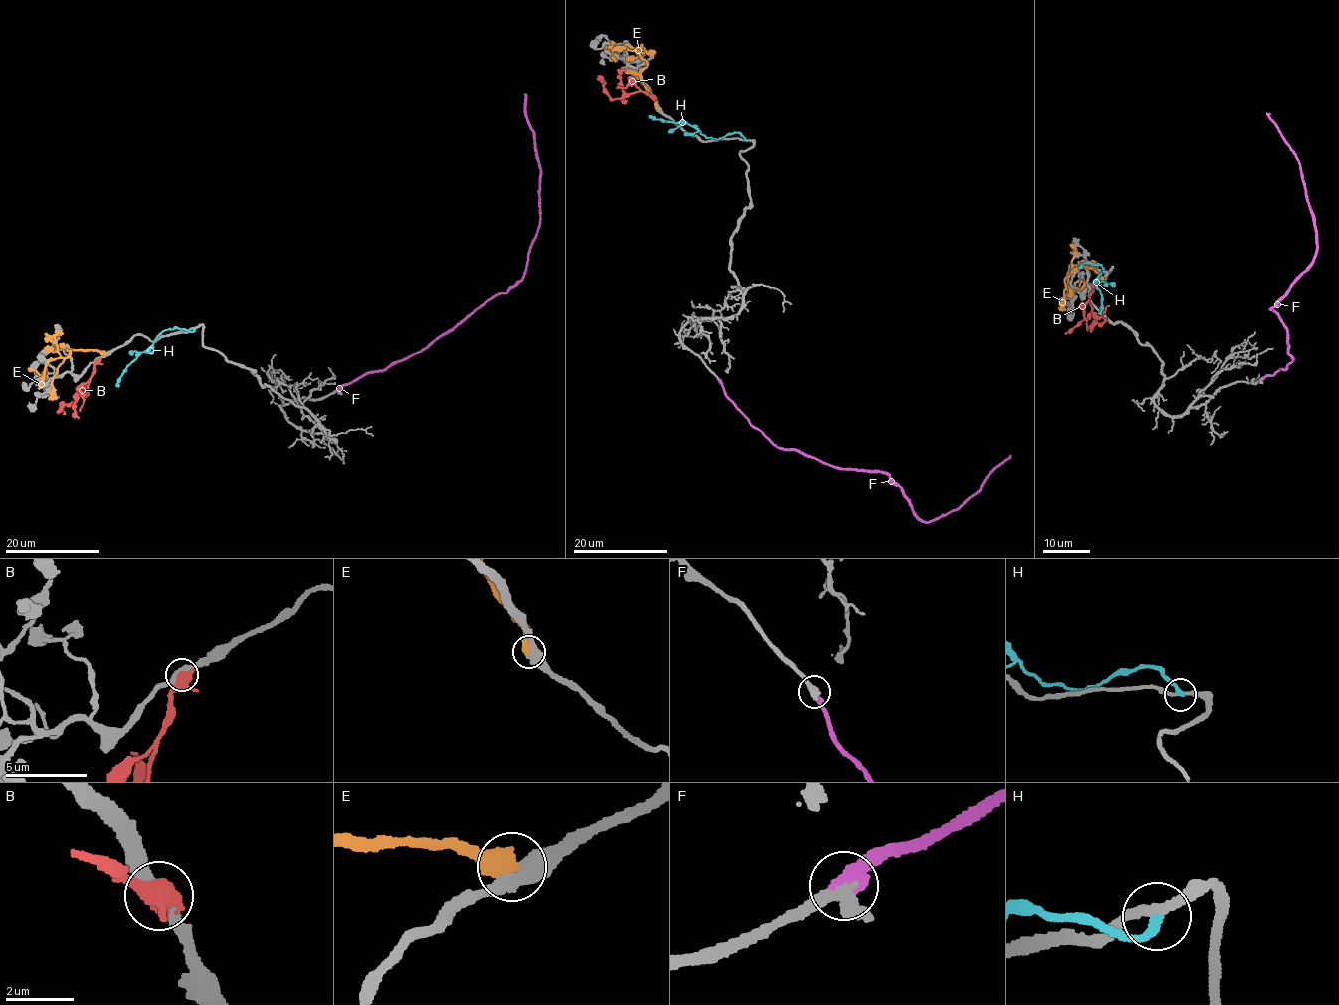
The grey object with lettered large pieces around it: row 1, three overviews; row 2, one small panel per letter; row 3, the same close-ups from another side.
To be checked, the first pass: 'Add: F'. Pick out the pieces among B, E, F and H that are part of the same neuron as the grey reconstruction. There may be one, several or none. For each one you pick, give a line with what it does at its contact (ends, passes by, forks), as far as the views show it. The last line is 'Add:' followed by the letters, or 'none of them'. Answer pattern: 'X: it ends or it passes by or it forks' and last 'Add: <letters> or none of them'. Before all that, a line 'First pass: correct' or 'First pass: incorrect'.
First pass: correct
F: it ends
Add: F

